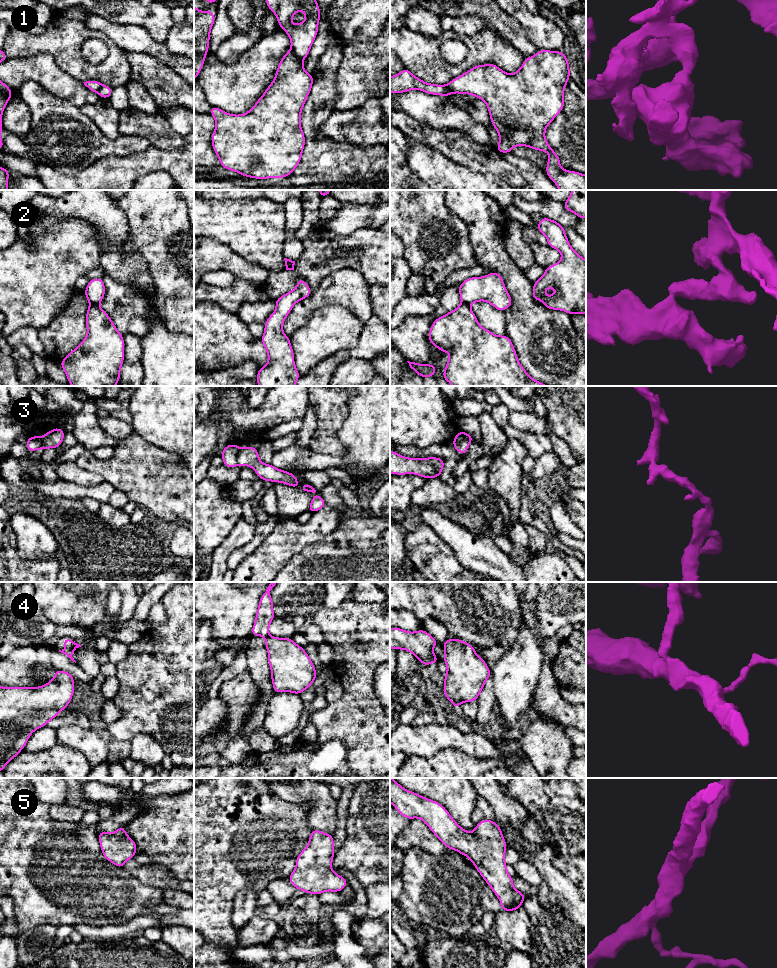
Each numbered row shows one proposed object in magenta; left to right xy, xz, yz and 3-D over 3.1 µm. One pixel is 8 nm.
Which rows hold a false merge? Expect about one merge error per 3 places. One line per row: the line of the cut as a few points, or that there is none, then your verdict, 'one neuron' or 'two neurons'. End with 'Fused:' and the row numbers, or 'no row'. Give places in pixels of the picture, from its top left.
1: xz (291, 48), (302, 60) | two neurons
2: xy (90, 303), (97, 305) | two neurons
3: xz (240, 449), (237, 454), (237, 464) | two neurons
4: xz (268, 635), (266, 637) | two neurons
5: no cut | one neuron
Fused: 1, 2, 3, 4

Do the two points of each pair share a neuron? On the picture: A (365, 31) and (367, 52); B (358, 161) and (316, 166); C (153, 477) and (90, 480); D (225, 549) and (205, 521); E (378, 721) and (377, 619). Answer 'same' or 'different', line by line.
A: different
B: same
C: different
D: different
E: same

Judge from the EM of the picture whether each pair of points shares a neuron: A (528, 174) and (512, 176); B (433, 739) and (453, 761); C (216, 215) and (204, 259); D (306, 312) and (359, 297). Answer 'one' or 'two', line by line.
A: two
B: two
C: two
D: one

